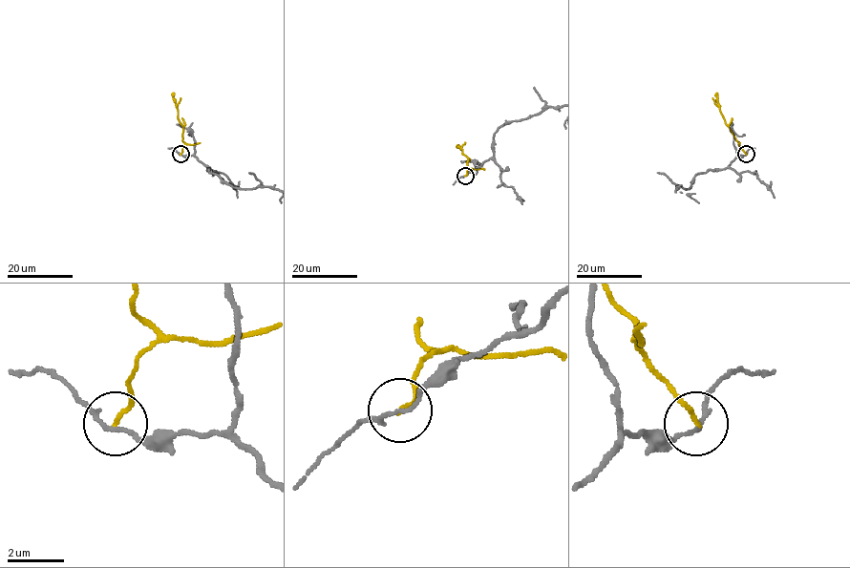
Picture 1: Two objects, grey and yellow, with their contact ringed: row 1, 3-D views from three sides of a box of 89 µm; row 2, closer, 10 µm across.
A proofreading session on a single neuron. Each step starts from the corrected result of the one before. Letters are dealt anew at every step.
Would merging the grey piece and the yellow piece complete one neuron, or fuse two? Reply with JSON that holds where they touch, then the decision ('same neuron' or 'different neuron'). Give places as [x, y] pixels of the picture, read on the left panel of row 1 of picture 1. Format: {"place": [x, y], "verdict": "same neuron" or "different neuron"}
{"place": [180, 154], "verdict": "different neuron"}

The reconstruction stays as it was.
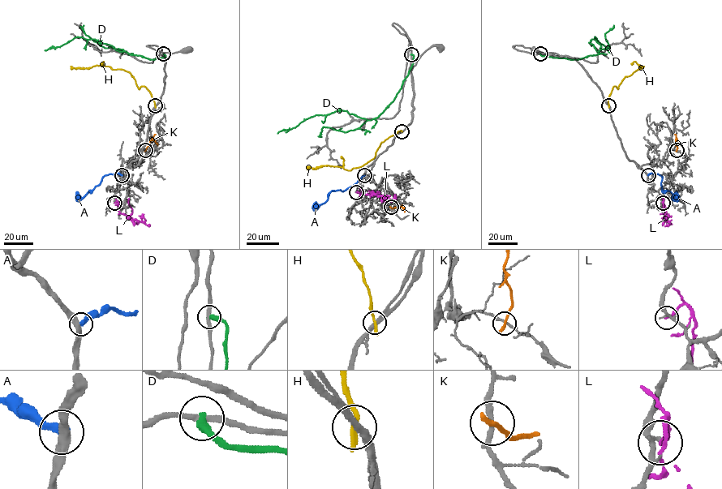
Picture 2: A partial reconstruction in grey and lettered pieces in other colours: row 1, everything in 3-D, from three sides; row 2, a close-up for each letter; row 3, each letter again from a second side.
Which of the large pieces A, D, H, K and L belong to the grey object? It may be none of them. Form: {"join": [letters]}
{"join": []}

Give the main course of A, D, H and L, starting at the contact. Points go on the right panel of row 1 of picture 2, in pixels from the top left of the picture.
A: (647, 175), (660, 175), (661, 190), (669, 190), (675, 198), (677, 191)
D: (540, 54), (571, 59), (596, 54), (599, 51), (590, 43), (594, 37), (610, 50)
H: (608, 105), (612, 87), (617, 88), (625, 77), (641, 69), (643, 66), (640, 65), (640, 68), (642, 66)
L: (663, 203), (665, 219), (669, 224), (664, 226)

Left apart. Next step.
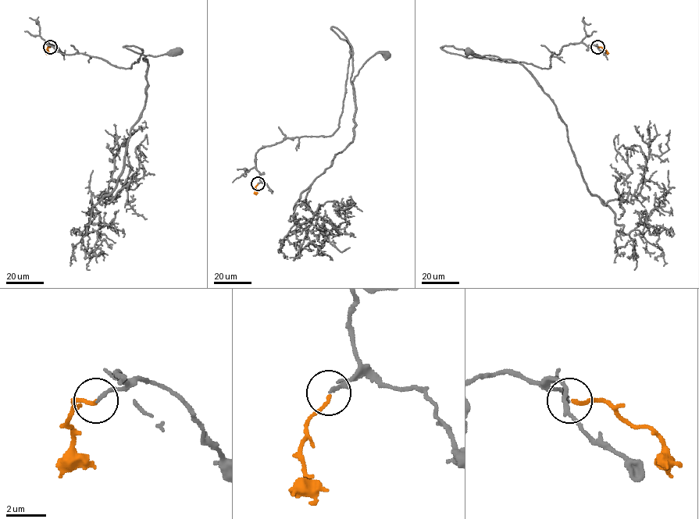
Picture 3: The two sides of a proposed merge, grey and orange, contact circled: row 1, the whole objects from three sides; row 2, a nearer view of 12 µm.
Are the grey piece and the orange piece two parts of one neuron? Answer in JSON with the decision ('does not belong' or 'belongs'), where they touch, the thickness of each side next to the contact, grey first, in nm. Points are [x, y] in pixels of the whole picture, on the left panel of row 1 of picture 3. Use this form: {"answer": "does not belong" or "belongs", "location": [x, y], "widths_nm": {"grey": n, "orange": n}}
{"answer": "belongs", "location": [50, 47], "widths_nm": {"grey": 170, "orange": 180}}

